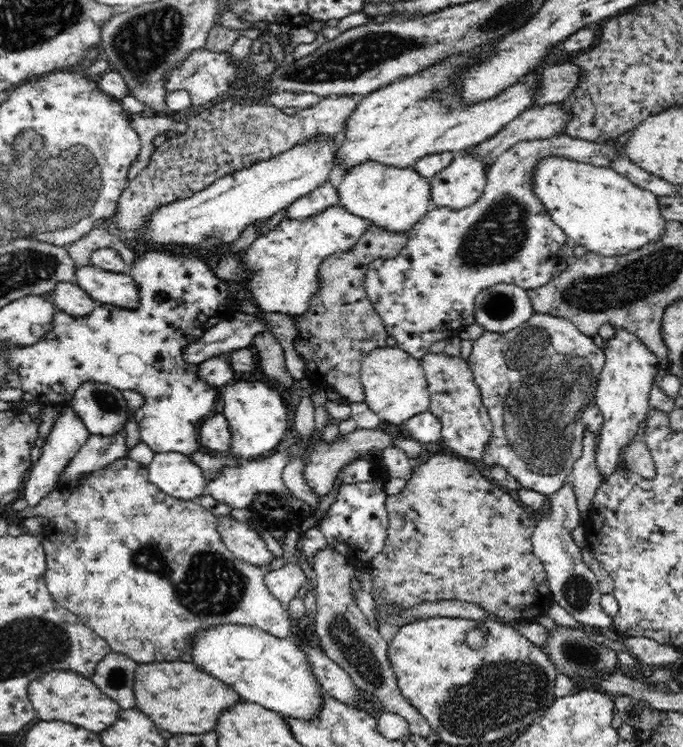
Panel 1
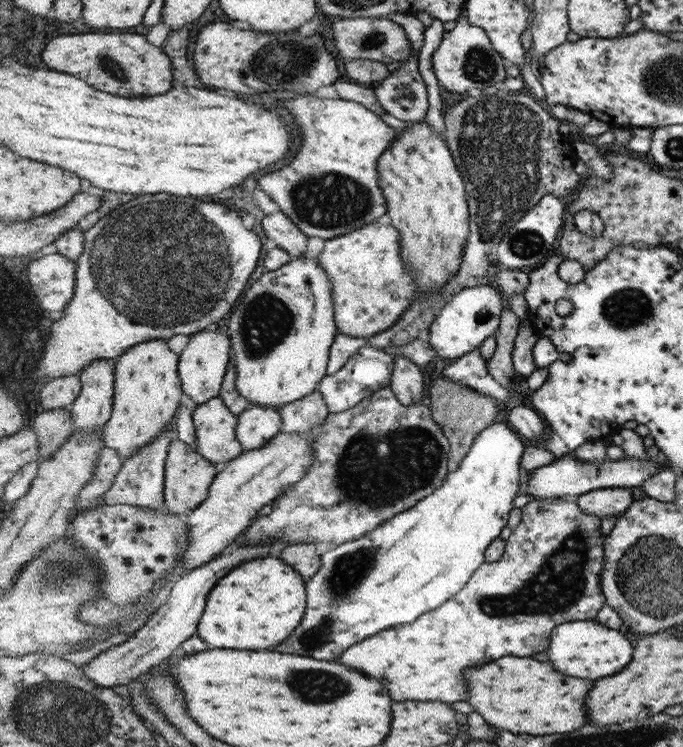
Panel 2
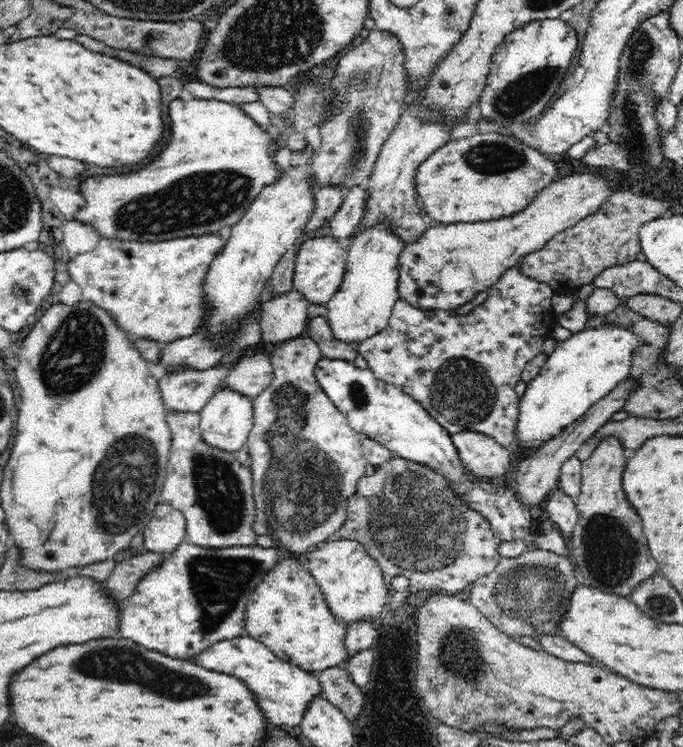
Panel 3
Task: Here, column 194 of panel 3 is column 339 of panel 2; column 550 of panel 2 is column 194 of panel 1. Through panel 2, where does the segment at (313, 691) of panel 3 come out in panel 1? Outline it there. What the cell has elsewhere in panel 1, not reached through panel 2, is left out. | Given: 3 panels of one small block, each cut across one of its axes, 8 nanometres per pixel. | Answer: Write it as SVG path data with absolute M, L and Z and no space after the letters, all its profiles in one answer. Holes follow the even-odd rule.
M129 456L112 461L112 464L96 469L94 472L84 473L68 483L58 482L55 490L48 492L40 500L40 504L37 504L34 508L27 505L24 510L15 512L15 515L22 518L31 516L45 516L49 518L50 523L47 531L41 537L41 543L44 547L47 561L45 583L52 598L60 607L64 607L66 610L73 612L96 635L104 638L112 651L129 656L130 659L137 663L146 664L176 661L182 654L192 652L194 644L191 640L196 638L198 634L202 634L208 628L222 626L223 624L256 627L262 629L264 632L272 633L274 636L283 637L284 639L289 638L288 636L290 634L294 634L294 626L292 626L294 621L290 621L290 615L286 612L287 607L279 600L279 597L274 596L269 591L264 578L268 571L283 567L292 556L296 555L297 543L301 534L294 529L288 530L284 534L284 542L279 542L280 548L284 552L283 556L276 557L271 563L264 564L264 566L254 566L250 563L245 563L244 560L234 556L233 552L230 552L224 544L223 537L219 533L219 519L214 513L211 513L195 500L177 499L161 491L148 478L147 467L142 463L132 460Z

